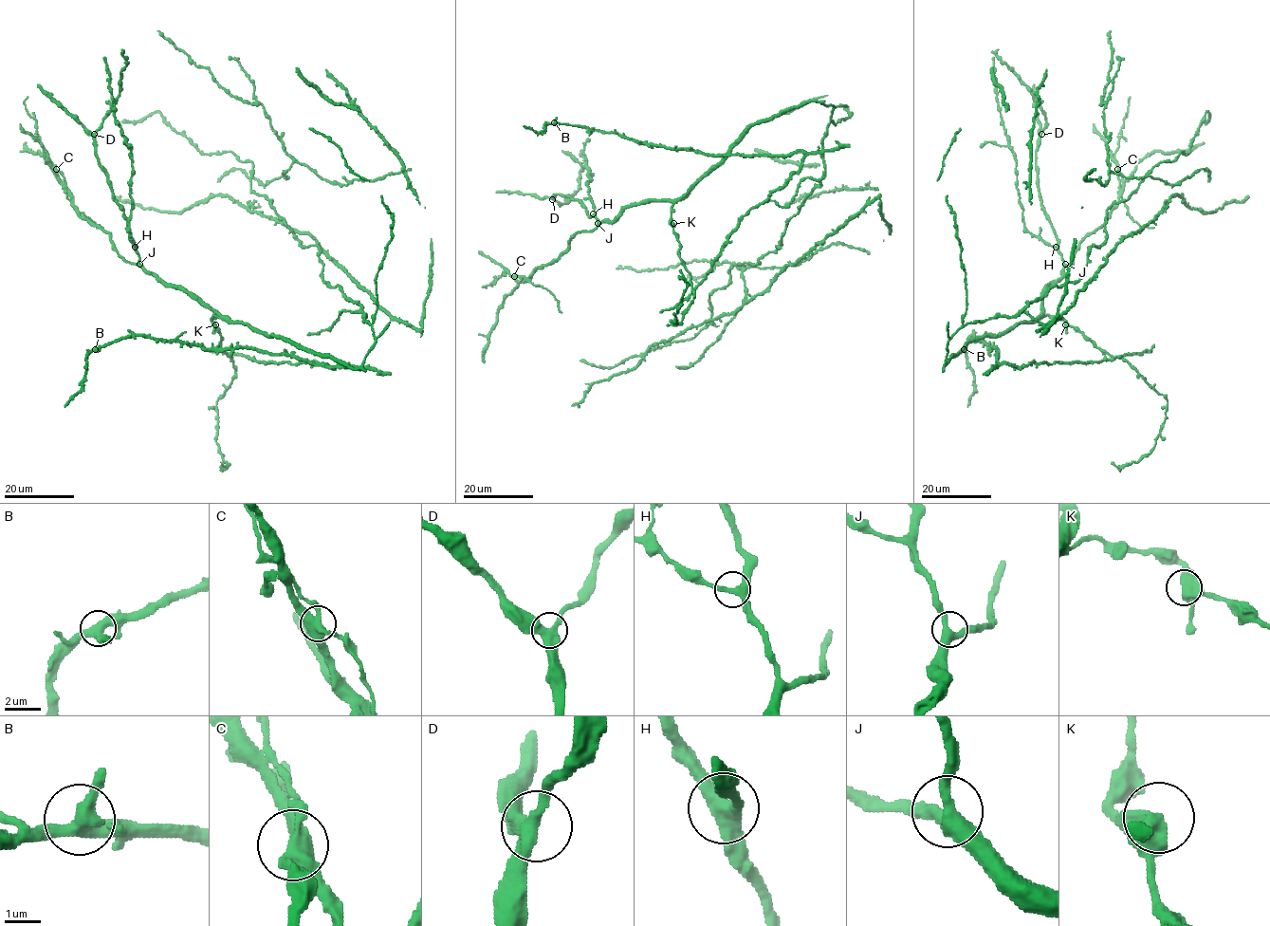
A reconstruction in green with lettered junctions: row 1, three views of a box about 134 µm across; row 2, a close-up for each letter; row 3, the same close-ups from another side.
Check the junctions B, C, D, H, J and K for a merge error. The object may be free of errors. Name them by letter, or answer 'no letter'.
C

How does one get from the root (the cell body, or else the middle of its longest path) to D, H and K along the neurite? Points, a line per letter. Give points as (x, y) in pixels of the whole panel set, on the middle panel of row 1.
D: (780, 116), (756, 121), (677, 198), (644, 200), (611, 221), (598, 221), (570, 196), (552, 199)
H: (780, 116), (756, 121), (727, 155), (681, 196), (644, 200), (627, 207), (611, 221), (598, 221), (593, 213)
K: (780, 116), (756, 121), (730, 151), (673, 205), (670, 222), (673, 223)

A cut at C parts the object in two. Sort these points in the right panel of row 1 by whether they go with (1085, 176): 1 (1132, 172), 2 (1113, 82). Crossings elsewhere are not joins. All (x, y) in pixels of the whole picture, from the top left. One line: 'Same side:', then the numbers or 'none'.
Same side: 1, 2

